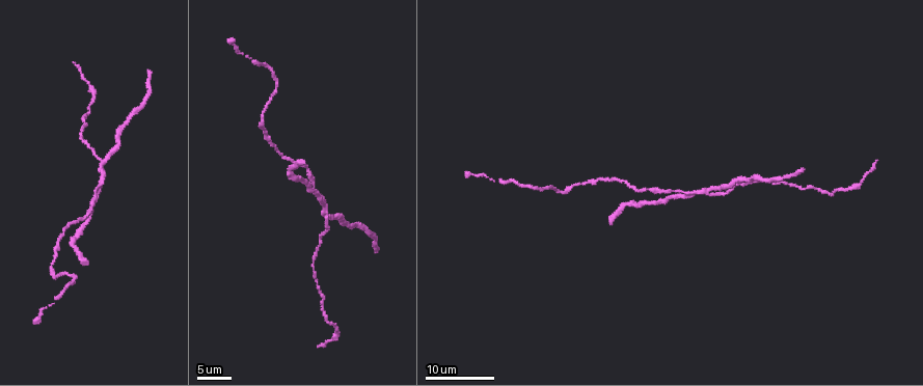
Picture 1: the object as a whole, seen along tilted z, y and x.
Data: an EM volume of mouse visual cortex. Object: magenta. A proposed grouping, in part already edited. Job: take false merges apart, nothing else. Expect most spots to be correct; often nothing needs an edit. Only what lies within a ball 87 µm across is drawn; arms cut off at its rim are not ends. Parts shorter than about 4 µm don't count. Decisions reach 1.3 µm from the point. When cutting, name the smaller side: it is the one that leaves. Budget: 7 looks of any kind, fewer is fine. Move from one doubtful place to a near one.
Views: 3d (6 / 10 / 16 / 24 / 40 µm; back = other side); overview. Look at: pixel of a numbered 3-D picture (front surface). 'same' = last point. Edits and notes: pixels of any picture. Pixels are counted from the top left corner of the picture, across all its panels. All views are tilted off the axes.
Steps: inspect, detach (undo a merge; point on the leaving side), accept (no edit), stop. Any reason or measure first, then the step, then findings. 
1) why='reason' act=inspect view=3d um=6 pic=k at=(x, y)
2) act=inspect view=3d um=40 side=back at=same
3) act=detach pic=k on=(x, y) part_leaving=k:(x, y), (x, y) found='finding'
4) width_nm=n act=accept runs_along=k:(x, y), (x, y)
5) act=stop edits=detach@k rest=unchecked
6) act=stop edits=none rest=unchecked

why='four or more arms meet' act=inspect view=3d um=16 pic=1 at=(320, 202)

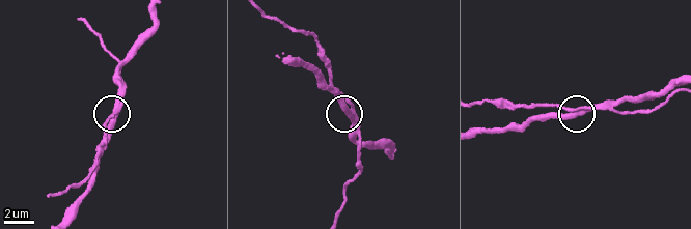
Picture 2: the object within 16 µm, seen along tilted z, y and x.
act=inspect view=3d um=10 pic=2 at=(575, 117)

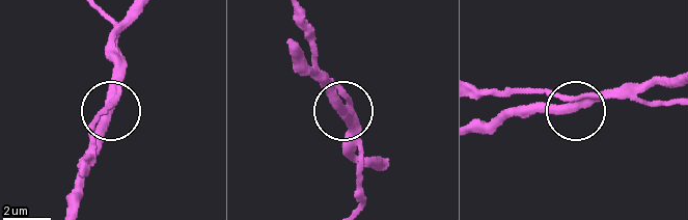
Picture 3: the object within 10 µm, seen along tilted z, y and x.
arms=4 act=accept found='continuous, no second neuron'

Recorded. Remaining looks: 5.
why='calibre changes' act=inspect view=3d um=24 pic=1 at=(289, 167)

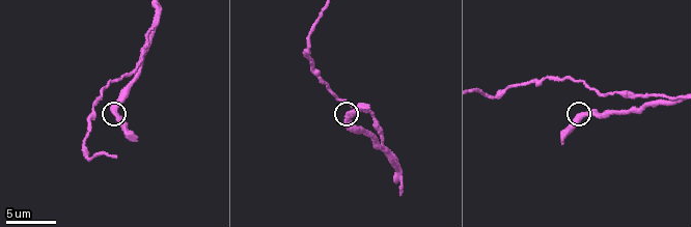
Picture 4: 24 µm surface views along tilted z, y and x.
act=inspect view=3d um=10 pic=4 at=(582, 118)

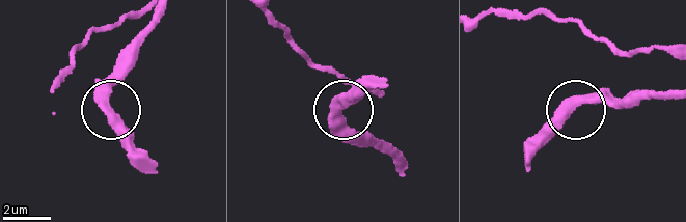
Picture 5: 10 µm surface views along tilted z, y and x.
act=inspect view=3d um=6 pic=5 at=(570, 102)

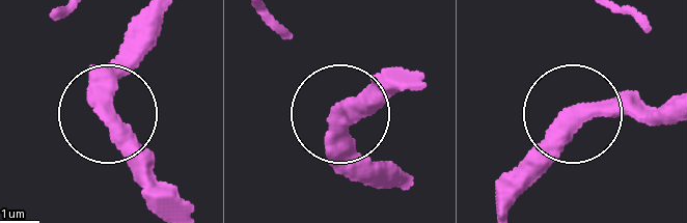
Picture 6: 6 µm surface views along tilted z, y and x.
act=accept found='all the same neuron'

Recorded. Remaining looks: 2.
act=inspect view=3d um=10 pic=4 at=(631, 96)

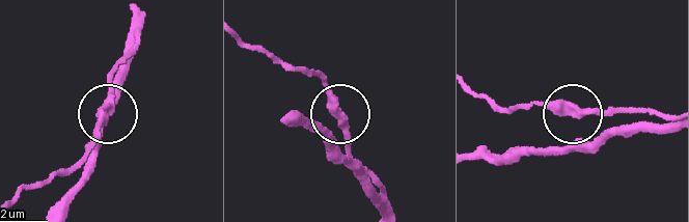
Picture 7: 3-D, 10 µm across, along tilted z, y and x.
act=inspect view=3d um=6 pic=7 at=(340, 115)

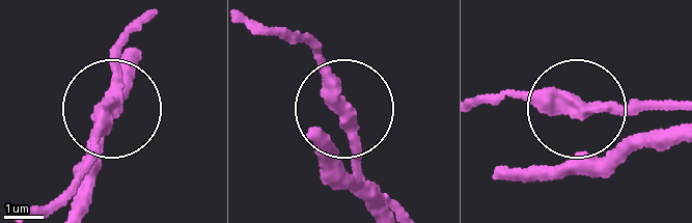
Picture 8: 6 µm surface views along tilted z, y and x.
width_nm=370 act=accept runs_along=8:(330, 107), (344, 104), (310, 37) found='all the same neuron'

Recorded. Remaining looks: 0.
act=stop edits=none rest=unchecked

